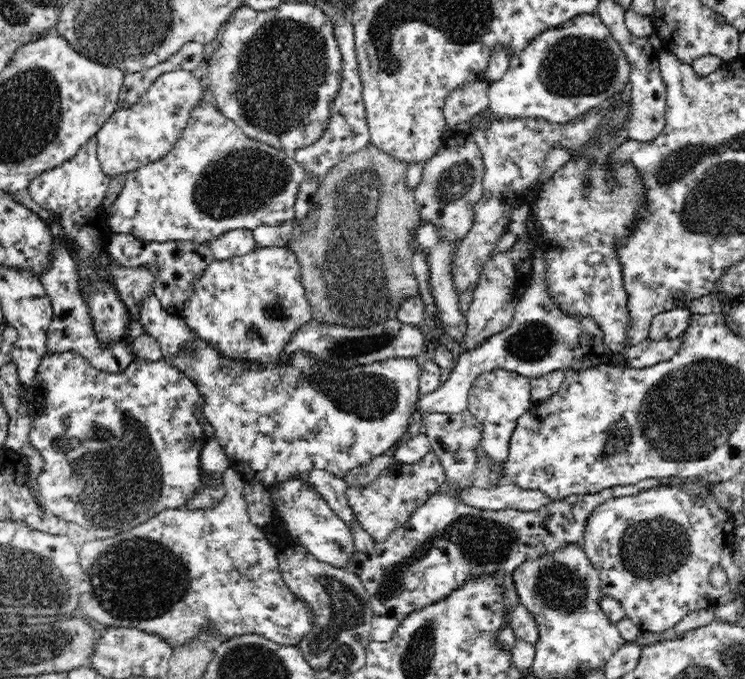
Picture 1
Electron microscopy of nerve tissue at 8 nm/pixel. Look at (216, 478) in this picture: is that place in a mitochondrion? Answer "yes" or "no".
no

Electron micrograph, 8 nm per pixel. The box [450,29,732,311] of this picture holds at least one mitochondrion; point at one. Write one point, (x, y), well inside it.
(578, 66)

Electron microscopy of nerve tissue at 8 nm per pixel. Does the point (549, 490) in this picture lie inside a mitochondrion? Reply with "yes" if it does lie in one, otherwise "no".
no

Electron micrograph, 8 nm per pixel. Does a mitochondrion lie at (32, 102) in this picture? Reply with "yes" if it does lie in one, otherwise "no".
yes

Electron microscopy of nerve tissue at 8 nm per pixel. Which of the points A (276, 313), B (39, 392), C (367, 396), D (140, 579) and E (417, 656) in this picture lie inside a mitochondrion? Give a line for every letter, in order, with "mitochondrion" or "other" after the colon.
A: mitochondrion
B: other
C: mitochondrion
D: mitochondrion
E: mitochondrion

